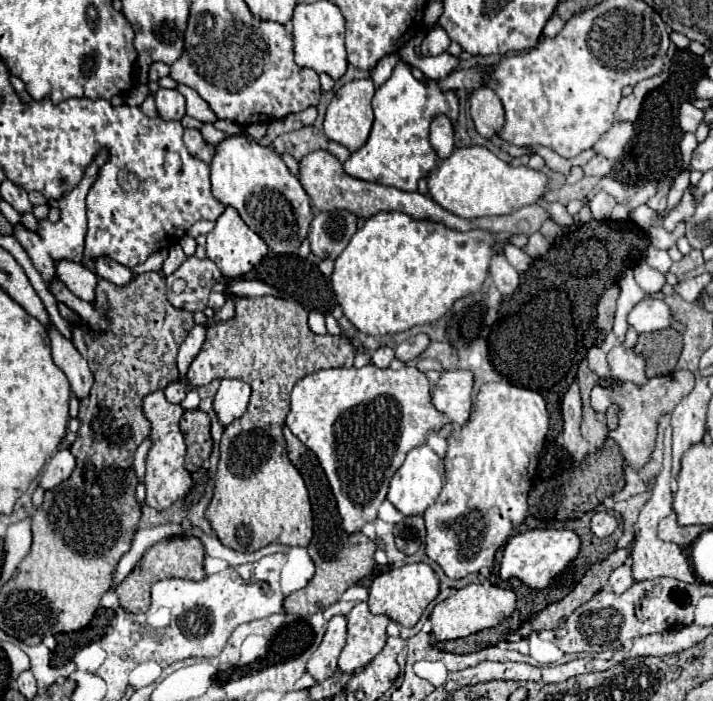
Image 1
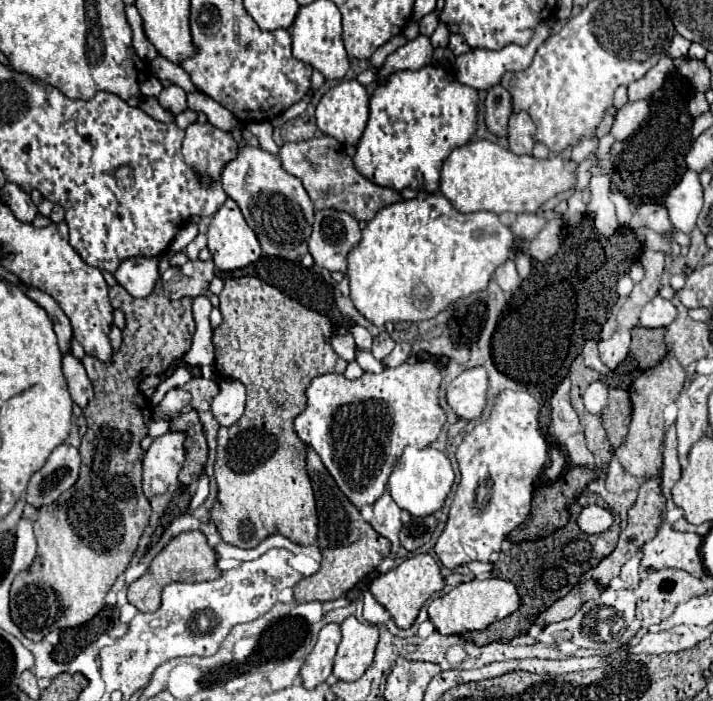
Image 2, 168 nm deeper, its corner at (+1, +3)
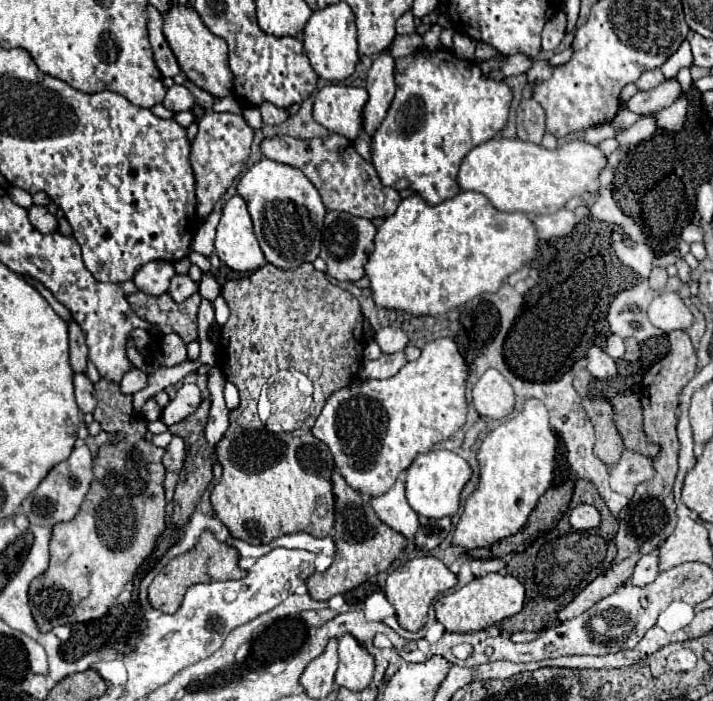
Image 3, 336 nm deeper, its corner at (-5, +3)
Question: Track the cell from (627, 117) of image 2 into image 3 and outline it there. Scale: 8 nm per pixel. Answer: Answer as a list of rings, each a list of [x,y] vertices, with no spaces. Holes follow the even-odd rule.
[[[675,79],[663,81],[659,87],[651,91],[639,91],[637,95],[633,95],[627,101],[627,109],[637,115],[651,115],[669,107],[673,101],[679,99],[679,95],[681,95],[681,85]]]

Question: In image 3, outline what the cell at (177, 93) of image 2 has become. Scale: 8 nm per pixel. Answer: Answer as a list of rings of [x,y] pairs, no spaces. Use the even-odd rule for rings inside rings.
[[[173,85],[171,89],[167,89],[167,95],[163,99],[163,107],[173,111],[173,113],[179,113],[179,111],[189,111],[195,103],[195,97],[191,95],[191,91],[183,85]]]

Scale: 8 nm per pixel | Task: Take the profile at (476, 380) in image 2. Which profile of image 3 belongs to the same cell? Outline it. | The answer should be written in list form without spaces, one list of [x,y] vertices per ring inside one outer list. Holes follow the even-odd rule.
[[[487,369],[477,379],[471,397],[477,413],[487,419],[503,419],[513,411],[515,405],[511,385],[497,369]]]

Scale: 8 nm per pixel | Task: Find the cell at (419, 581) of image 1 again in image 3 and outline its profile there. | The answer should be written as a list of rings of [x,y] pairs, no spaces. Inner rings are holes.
[[[425,555],[425,557],[415,557],[389,573],[387,585],[385,585],[385,597],[395,607],[399,625],[407,631],[419,631],[427,621],[427,611],[429,611],[429,605],[433,603],[433,599],[439,593],[443,593],[455,585],[457,585],[457,577],[445,567],[445,563],[437,557]]]

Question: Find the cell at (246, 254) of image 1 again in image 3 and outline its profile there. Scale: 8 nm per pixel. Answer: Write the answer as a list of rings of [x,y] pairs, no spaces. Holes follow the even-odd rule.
[[[239,195],[231,197],[223,207],[223,215],[217,225],[215,253],[235,271],[255,271],[265,263],[263,251],[253,233],[247,205]]]

